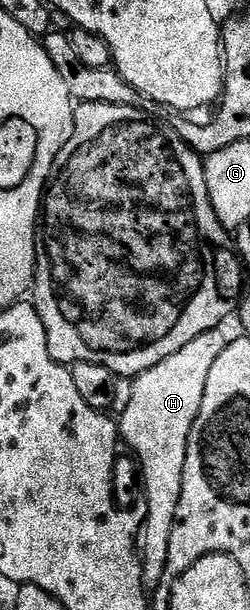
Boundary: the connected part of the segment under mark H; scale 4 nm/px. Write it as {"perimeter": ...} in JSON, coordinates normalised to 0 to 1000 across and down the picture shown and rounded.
{"perimeter":[[[884,539],[836,541],[768,564],[736,564],[720,577],[672,584],[604,607],[548,615],[520,639],[508,662],[472,700],[484,720],[536,738],[568,767],[576,820],[588,848],[568,872],[552,875],[552,902],[568,923],[572,959],[632,961],[668,930],[672,892],[696,862],[700,836],[716,826],[736,754],[748,748],[748,721],[768,695],[800,675],[816,656],[816,636],[832,630],[832,610],[880,577],[896,577],[912,554]]]}

